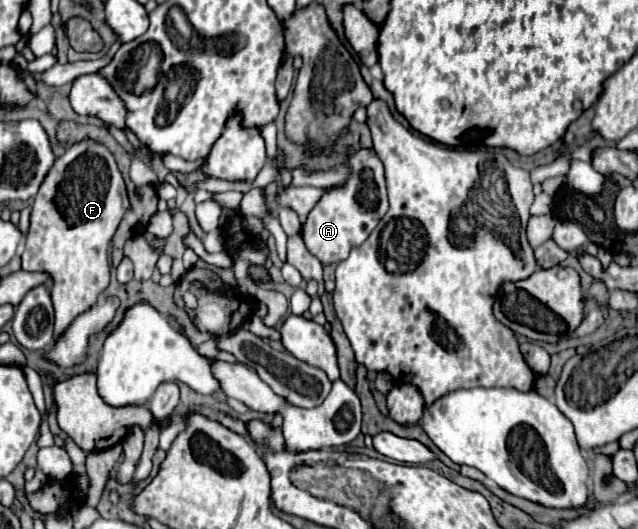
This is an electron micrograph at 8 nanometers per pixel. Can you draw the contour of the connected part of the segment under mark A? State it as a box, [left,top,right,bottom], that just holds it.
[301,148,389,264]

